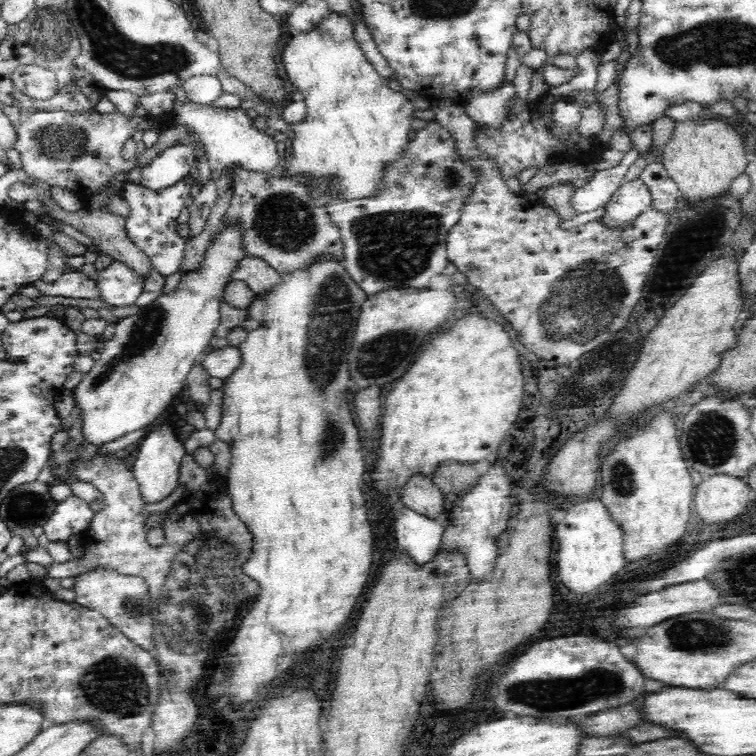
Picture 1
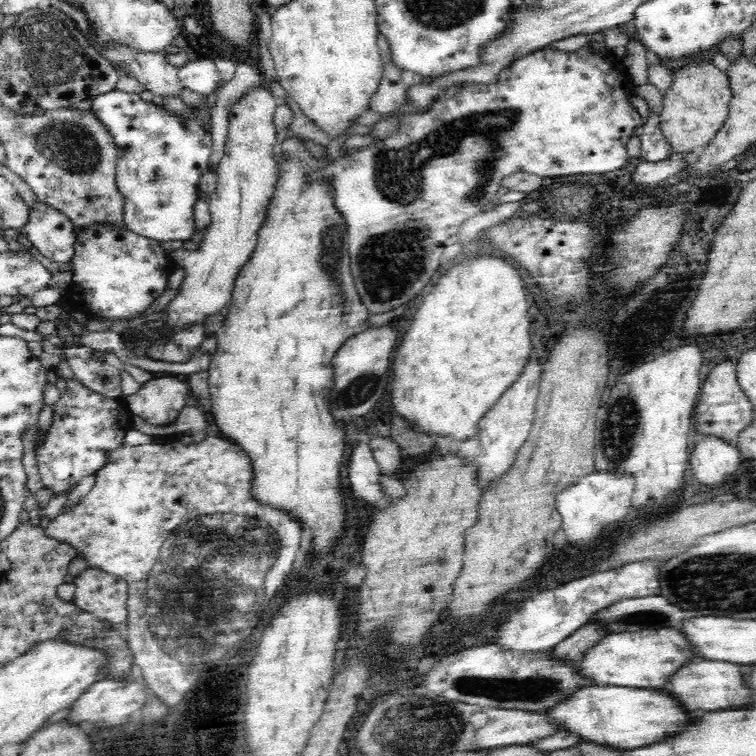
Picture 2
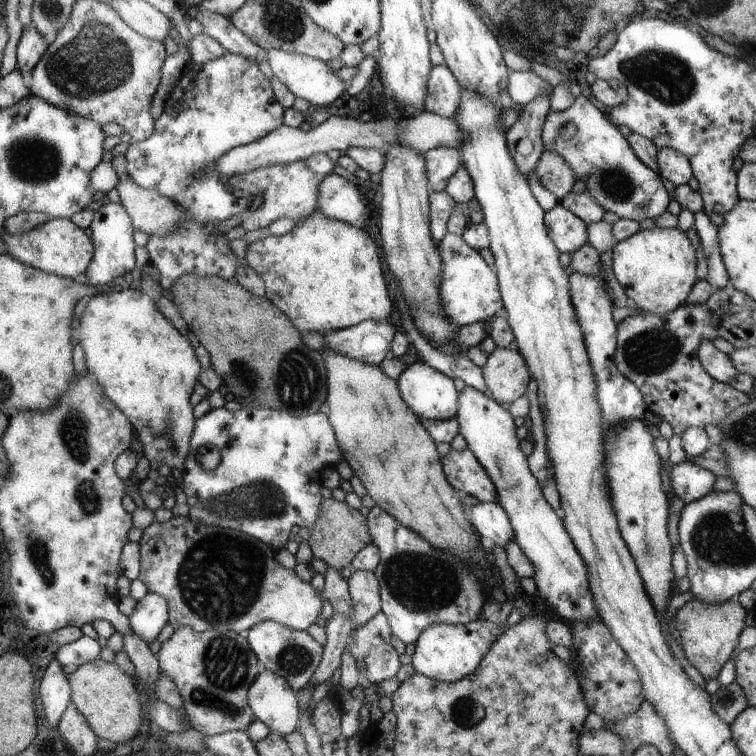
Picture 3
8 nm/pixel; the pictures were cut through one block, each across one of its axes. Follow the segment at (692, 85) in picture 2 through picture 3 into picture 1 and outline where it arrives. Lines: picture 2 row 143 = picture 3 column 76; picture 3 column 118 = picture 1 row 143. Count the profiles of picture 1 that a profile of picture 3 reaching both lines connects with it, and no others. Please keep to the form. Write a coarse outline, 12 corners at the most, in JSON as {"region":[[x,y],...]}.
{"region":[[720,120],[676,124],[661,164],[686,204],[745,173],[743,136]]}

